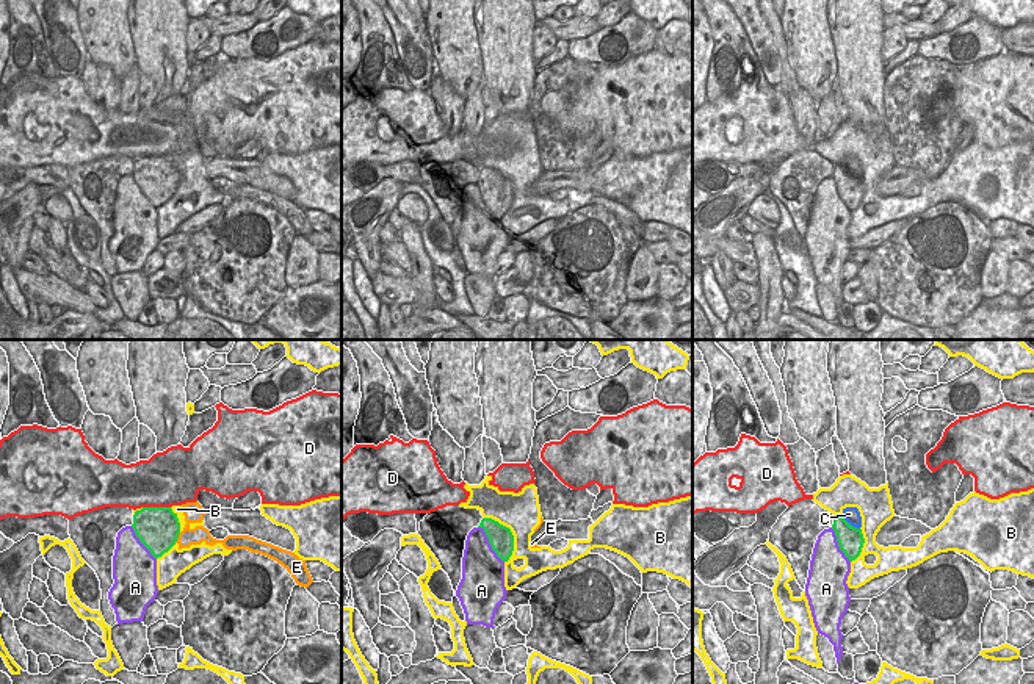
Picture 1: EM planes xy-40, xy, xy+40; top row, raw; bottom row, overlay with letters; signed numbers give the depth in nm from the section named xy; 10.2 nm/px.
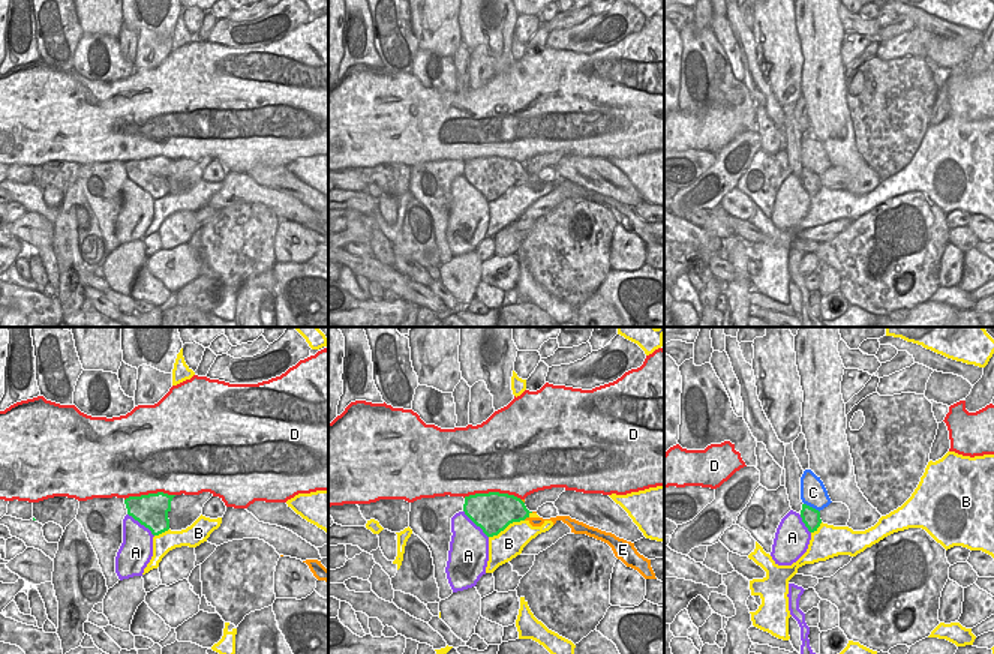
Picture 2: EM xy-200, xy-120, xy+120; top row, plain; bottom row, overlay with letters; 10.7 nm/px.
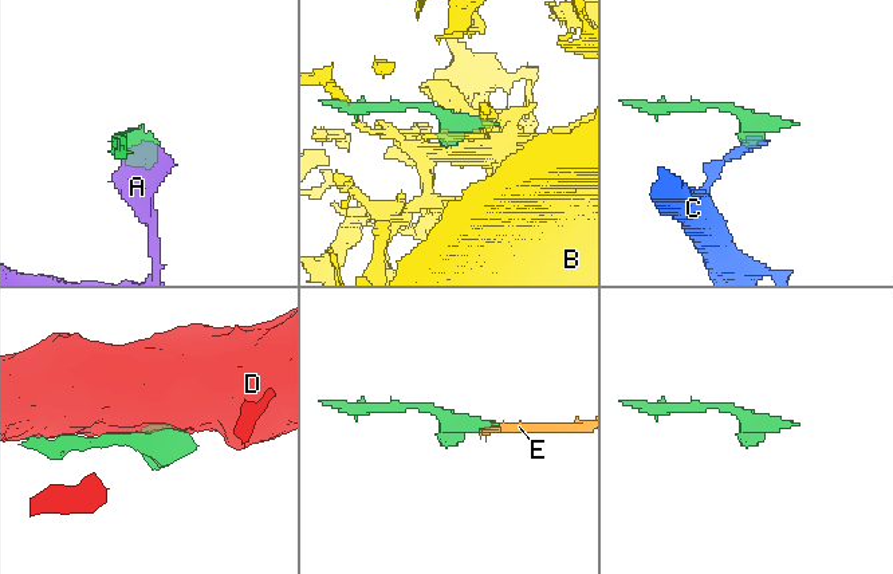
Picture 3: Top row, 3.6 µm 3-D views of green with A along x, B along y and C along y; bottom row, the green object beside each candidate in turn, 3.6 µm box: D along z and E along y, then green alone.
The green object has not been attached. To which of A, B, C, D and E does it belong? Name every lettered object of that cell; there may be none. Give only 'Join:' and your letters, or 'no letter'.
Join: E

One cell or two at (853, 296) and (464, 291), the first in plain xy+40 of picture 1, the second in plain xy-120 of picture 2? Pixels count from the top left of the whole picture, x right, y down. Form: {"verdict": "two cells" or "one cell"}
{"verdict": "two cells"}

